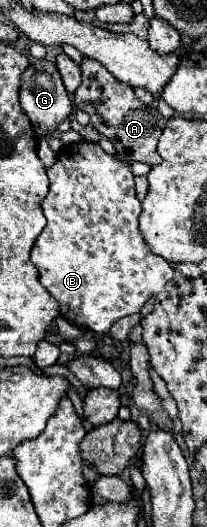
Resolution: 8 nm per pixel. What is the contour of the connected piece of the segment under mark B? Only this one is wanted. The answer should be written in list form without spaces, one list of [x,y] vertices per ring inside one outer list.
[[[82,140],[62,146],[46,174],[50,190],[42,202],[42,210],[48,224],[36,238],[30,258],[40,272],[42,286],[60,302],[60,314],[84,330],[104,334],[116,320],[138,314],[148,298],[160,294],[164,284],[172,280],[174,270],[168,260],[152,254],[140,236],[138,216],[142,204],[136,198],[134,174],[128,164],[104,152],[100,144]]]

